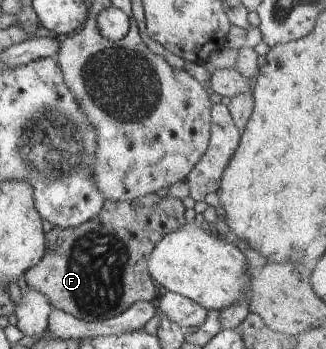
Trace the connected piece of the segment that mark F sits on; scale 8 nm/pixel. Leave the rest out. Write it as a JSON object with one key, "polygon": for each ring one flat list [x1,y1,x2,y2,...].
{"polygon":[[156,194,132,200,130,203,135,207,135,211,129,213,135,215,137,219,141,217,137,227,127,227,125,231,121,231,121,227,115,227,115,223,111,223,113,233,109,233,107,223,103,223,99,217,93,217,77,229,71,229,71,233,68,229,59,231,59,235,53,237,55,241,49,239,47,251,41,261,27,269,24,274,28,287,43,293,53,308,65,311,86,323,103,322,124,313,135,303,151,302,156,297,156,292,151,275,148,273,148,256,167,230,177,230,185,222,186,208,180,199,171,196,162,199]]}

